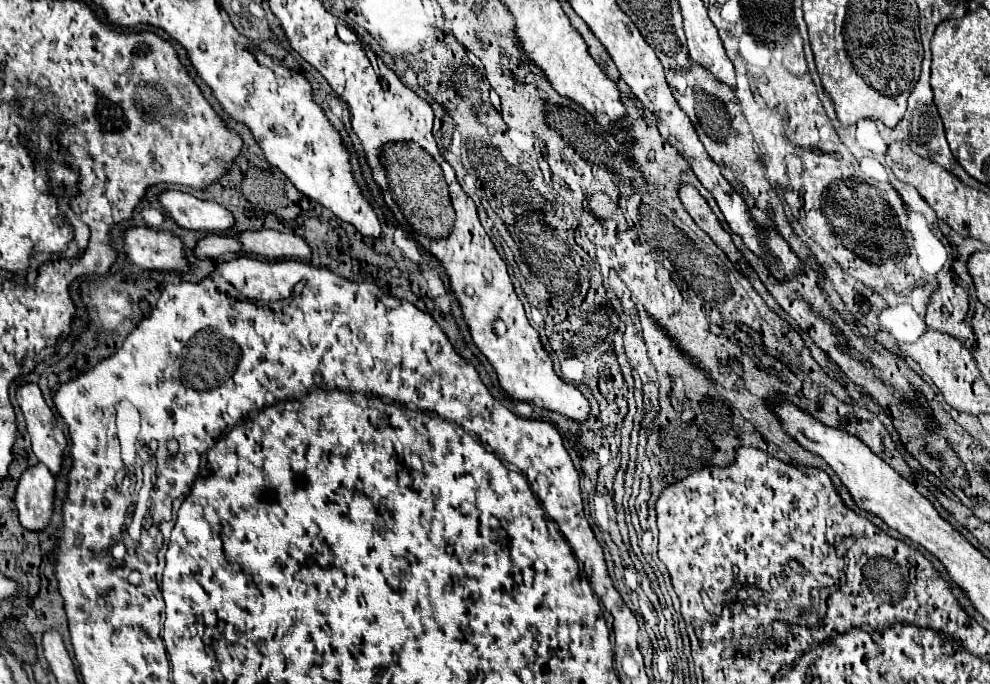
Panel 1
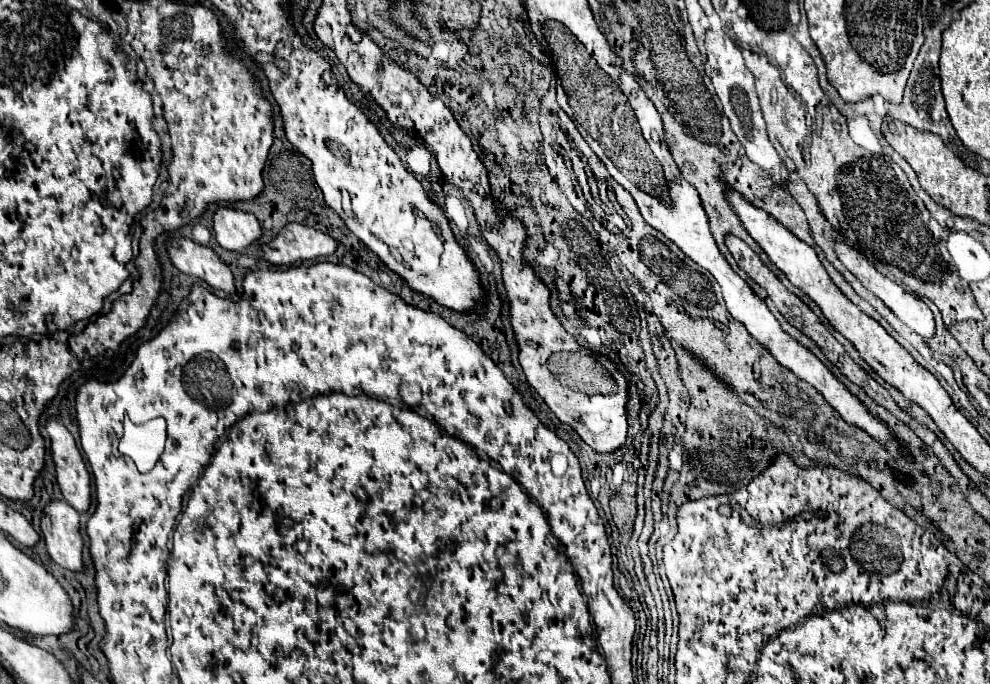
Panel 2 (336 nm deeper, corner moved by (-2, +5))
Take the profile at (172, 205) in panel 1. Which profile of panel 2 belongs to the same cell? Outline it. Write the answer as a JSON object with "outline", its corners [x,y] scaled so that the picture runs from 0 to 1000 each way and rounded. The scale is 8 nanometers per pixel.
{"outline":[[[220,301],[216,310],[216,345],[228,365],[244,368],[265,342],[257,313],[232,301]]]}

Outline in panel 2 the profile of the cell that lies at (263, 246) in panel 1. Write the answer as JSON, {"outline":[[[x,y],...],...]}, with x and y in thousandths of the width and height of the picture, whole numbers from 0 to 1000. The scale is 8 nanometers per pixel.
{"outline":[[[291,327],[289,336],[291,342],[281,342],[275,354],[265,357],[265,368],[273,386],[295,386],[339,368],[339,351],[319,333]]]}

